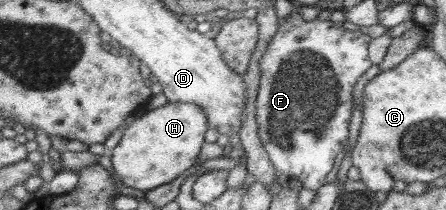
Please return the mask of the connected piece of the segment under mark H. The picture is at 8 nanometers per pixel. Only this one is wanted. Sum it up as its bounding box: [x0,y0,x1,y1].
[110,102,208,192]

